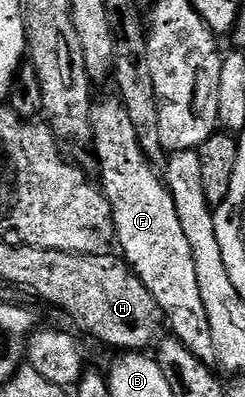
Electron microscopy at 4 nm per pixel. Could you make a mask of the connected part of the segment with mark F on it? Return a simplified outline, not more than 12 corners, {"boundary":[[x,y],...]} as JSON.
{"boundary":[[120,99],[89,120],[123,259],[172,335],[213,343],[191,242]]}

